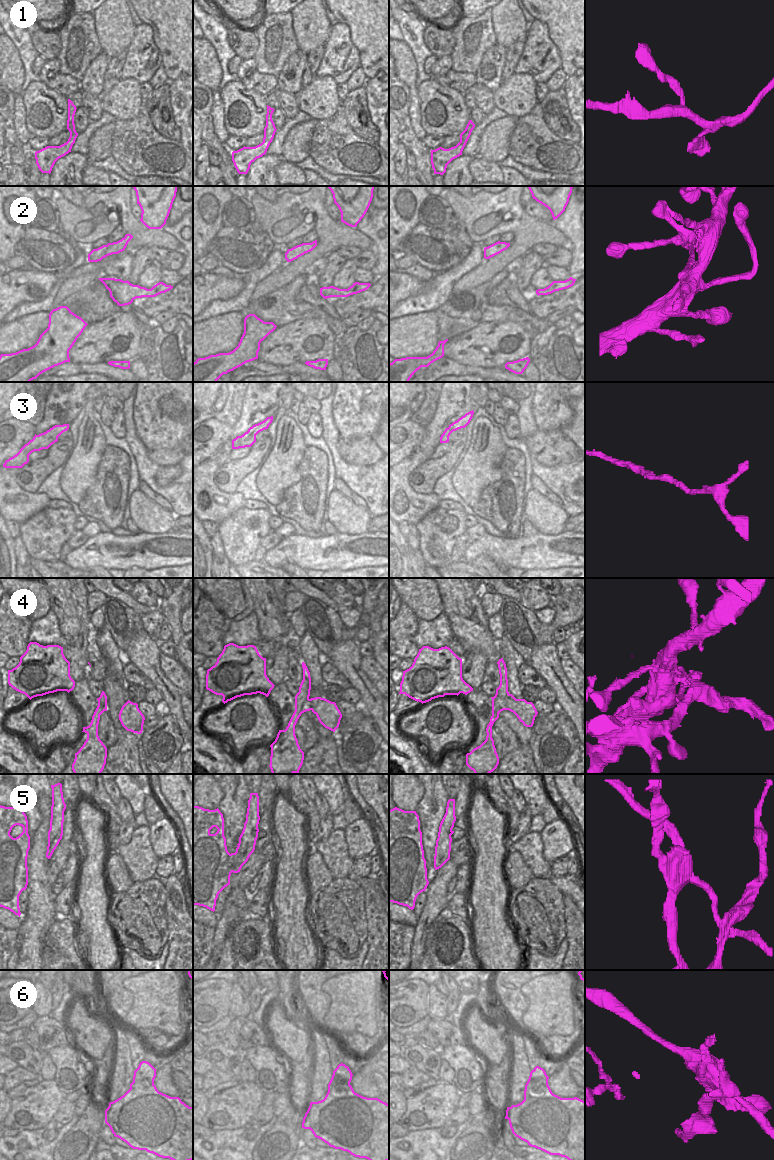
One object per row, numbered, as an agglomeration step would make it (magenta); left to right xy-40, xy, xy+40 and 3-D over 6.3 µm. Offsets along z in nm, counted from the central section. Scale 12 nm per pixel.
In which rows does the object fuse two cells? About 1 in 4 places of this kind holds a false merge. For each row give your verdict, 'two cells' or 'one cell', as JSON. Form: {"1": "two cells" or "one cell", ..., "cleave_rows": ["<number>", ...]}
{"1": "one cell", "2": "one cell", "3": "one cell", "4": "two cells", "5": "two cells", "6": "two cells", "cleave_rows": ["4", "5", "6"]}

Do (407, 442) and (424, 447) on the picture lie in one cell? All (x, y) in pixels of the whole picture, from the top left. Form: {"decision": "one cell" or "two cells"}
{"decision": "two cells"}

